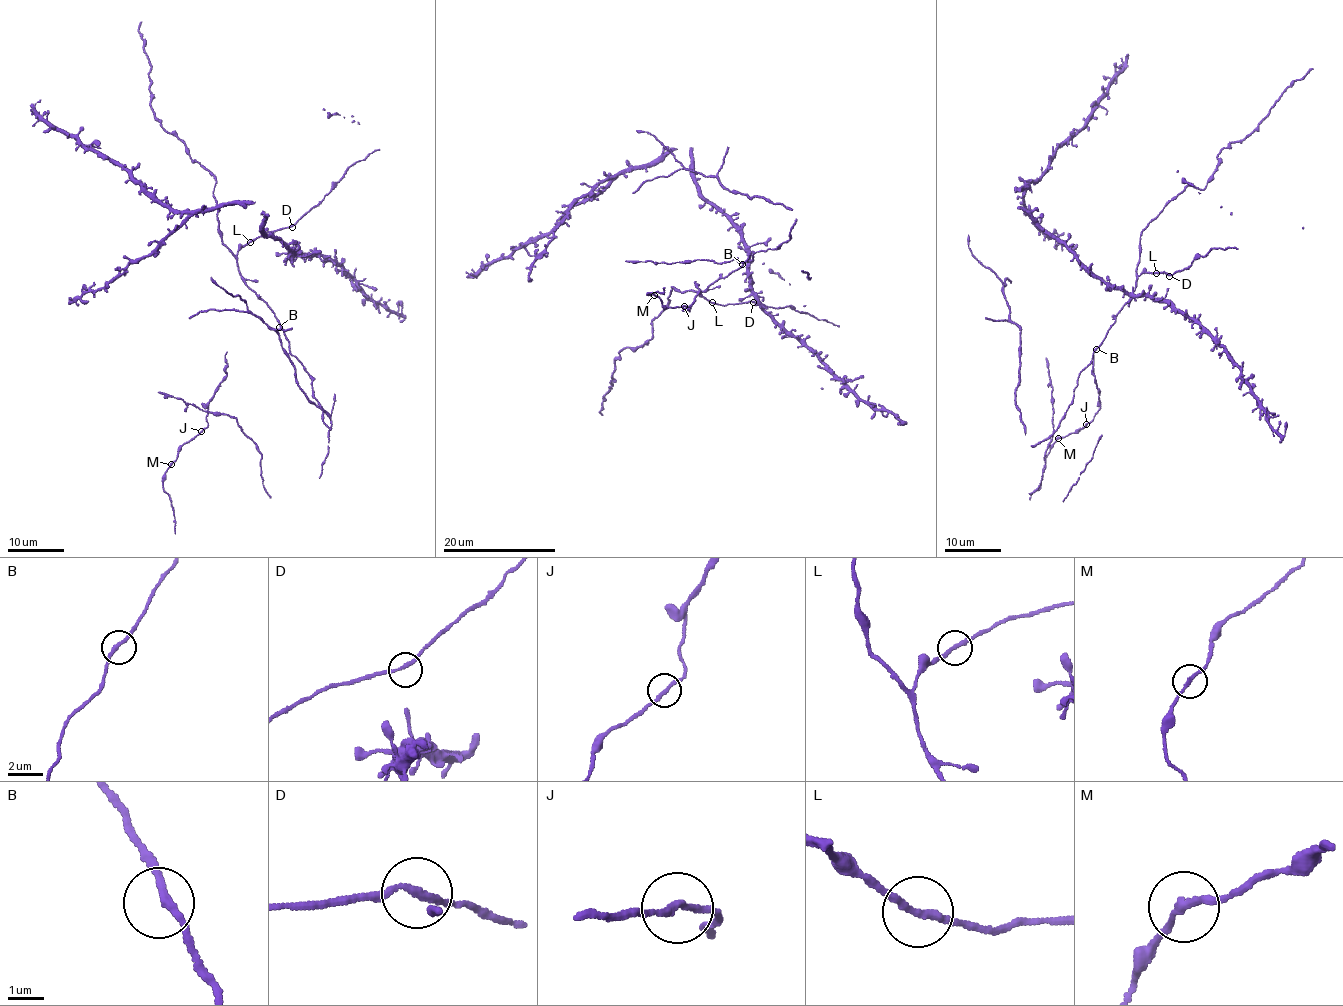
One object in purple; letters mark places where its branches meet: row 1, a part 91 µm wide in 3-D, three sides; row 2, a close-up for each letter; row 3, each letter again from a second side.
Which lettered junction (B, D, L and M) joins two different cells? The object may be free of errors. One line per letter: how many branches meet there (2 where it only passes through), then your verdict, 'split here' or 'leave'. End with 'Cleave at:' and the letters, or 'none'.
B: 2 | leave
D: 2 | leave
L: 2 | leave
M: 2 | leave
Cleave at: none

